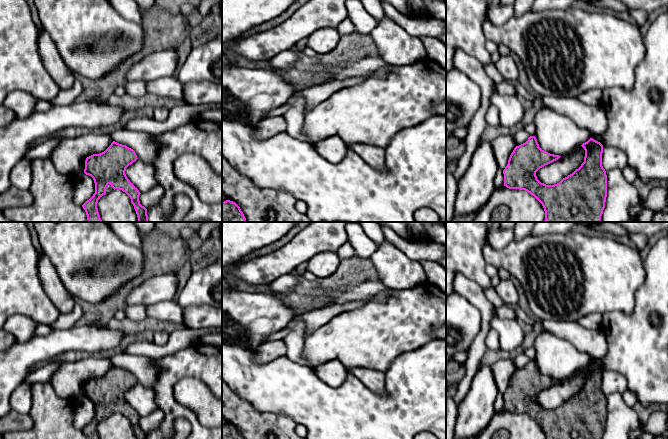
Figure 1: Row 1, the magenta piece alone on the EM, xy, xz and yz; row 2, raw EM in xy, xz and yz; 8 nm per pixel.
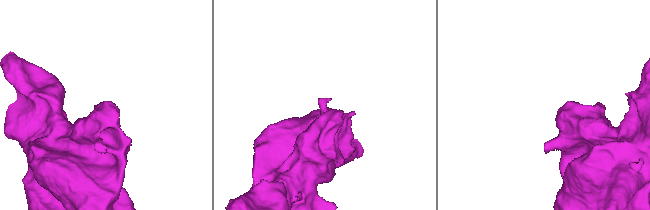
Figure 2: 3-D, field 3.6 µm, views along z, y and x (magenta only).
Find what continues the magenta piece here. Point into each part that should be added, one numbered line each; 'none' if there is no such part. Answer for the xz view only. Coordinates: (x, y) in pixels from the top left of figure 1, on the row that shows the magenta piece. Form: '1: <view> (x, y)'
none

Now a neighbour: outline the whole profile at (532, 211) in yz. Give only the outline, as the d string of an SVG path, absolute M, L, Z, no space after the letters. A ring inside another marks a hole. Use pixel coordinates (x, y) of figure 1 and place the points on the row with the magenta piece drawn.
M503 185L495 189L488 203L472 222L489 222L494 210L501 205L507 206L510 210L508 222L544 222L545 220L544 208L533 195L525 190L509 189Z

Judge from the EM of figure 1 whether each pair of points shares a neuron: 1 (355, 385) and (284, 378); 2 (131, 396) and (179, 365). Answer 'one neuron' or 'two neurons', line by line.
1: one neuron
2: two neurons

